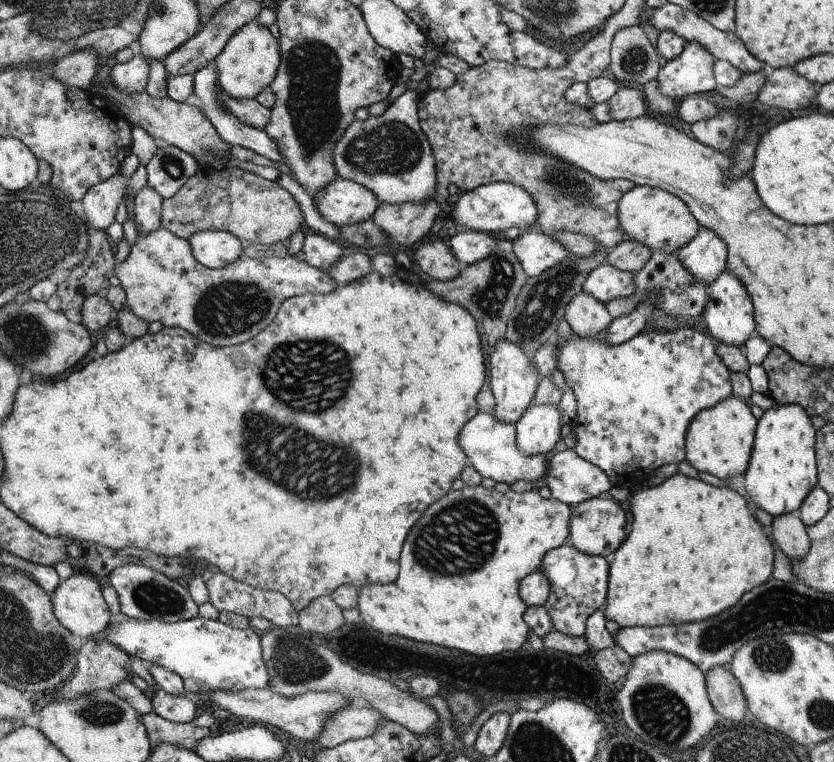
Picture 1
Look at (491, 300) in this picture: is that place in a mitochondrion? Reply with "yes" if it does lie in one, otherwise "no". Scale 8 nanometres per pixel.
yes

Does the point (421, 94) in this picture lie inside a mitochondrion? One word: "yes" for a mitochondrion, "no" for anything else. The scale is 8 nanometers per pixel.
no

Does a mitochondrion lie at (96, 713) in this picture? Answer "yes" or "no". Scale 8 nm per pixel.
yes

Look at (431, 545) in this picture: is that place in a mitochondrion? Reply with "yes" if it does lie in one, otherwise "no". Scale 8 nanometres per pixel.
yes

